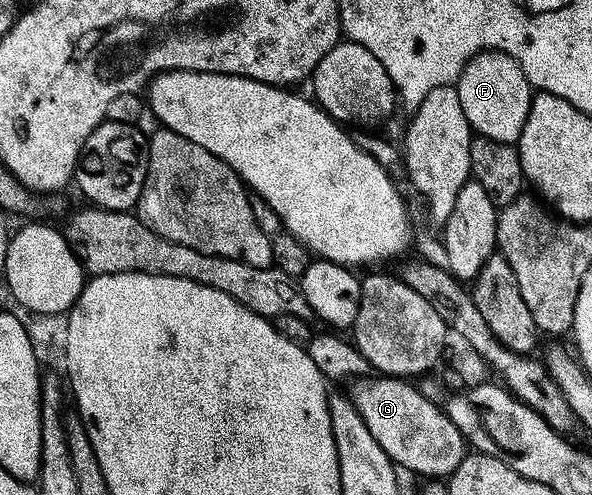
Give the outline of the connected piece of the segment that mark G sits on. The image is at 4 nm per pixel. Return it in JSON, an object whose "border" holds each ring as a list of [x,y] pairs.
{"border":[[[365,375],[362,377],[353,378],[351,380],[350,390],[348,390],[348,396],[355,407],[358,408],[358,413],[362,415],[363,422],[366,423],[366,427],[370,430],[370,435],[377,440],[378,445],[382,447],[388,458],[390,458],[394,465],[398,466],[401,470],[408,470],[416,475],[424,476],[424,479],[446,479],[452,475],[452,473],[461,465],[461,461],[468,454],[468,444],[461,432],[458,431],[458,427],[454,426],[453,421],[445,415],[443,408],[437,403],[430,400],[419,388],[409,380],[400,377],[390,377],[387,375]]]}

